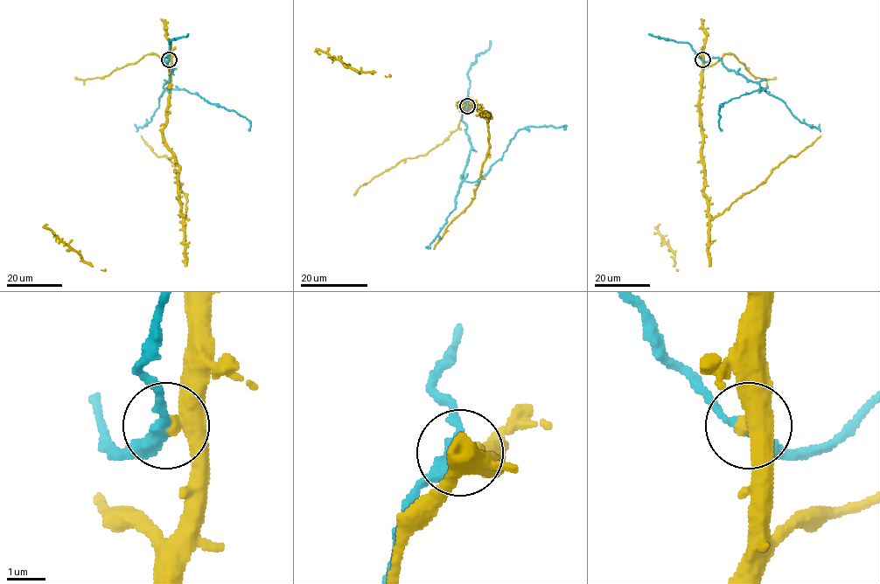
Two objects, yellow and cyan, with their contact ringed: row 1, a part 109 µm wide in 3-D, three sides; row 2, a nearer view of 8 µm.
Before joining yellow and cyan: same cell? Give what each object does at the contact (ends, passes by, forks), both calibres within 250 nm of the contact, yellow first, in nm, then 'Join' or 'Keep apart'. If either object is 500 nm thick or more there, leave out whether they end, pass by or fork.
At the ring yellow passes by. At the ring cyan passes by. Thickness 440 nm (yellow) against 380 nm. Keep apart

